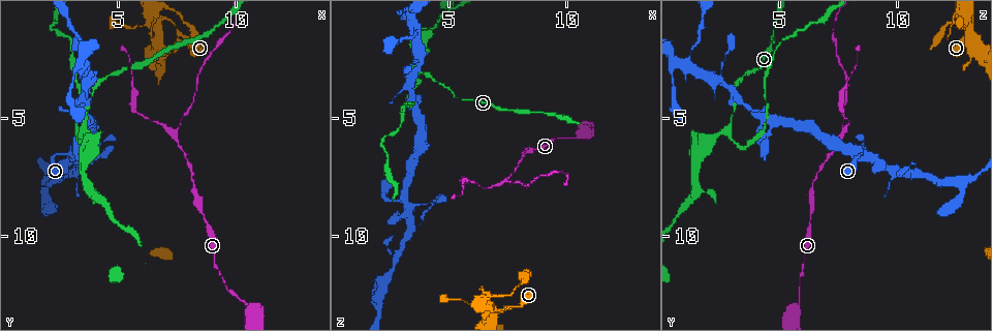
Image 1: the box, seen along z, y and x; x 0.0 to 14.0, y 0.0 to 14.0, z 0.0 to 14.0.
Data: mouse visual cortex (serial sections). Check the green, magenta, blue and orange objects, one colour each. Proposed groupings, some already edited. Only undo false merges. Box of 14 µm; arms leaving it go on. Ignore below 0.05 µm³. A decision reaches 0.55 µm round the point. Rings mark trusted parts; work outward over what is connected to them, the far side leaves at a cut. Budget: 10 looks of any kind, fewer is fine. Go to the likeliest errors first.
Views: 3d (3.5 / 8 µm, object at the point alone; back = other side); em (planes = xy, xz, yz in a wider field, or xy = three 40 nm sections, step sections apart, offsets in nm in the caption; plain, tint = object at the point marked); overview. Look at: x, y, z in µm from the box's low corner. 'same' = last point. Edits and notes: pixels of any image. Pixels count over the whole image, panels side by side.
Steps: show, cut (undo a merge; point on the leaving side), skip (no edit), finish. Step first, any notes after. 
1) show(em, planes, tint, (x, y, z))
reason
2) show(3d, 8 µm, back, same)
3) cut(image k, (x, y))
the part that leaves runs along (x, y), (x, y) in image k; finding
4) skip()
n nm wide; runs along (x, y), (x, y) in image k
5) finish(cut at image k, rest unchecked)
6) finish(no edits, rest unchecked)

show(3d, 3.5 µm, (7.4, 5.8, 7.5))
a fork

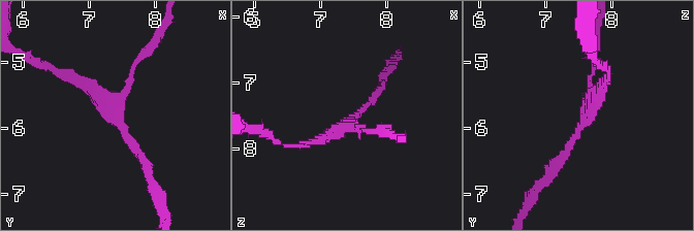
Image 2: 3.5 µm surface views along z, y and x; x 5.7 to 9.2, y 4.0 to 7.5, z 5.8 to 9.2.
show(em, xy, step 3, tint, (7.40, 5.75, 7.60))

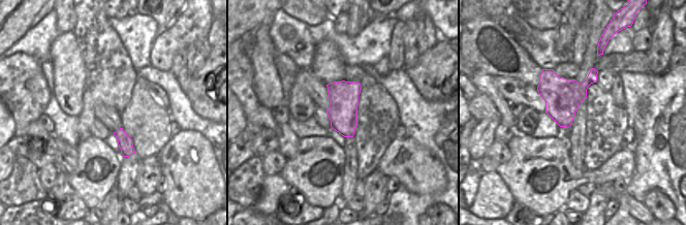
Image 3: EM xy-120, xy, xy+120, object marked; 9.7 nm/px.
skip()
runs along (145, 168), (117, 113), (65, 76) in image 2; one cell here

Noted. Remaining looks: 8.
show(3d, 3.5 µm, (3.5, 5.3, 2.9))
three arms meet

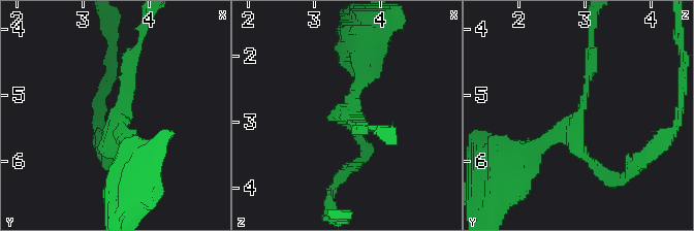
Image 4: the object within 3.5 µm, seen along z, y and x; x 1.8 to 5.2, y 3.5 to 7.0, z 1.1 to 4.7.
show(em, planes, tint, (3.55, 5.40, 2.85))
3 arms; arms of 150, 150, 250 nm; need the tissue

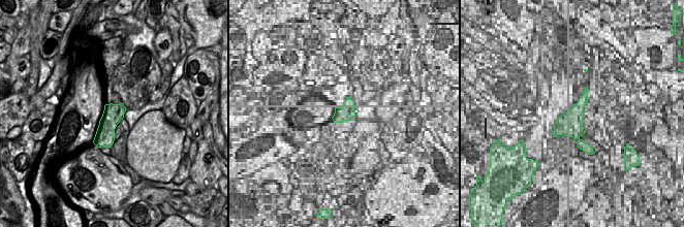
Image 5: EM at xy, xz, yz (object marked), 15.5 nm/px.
skip()
runs along (591, 55), (578, 119), (523, 154) in image 4; one cell here

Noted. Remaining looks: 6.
show(3d, 8 µm, (7.6, 1.6, 13.0))

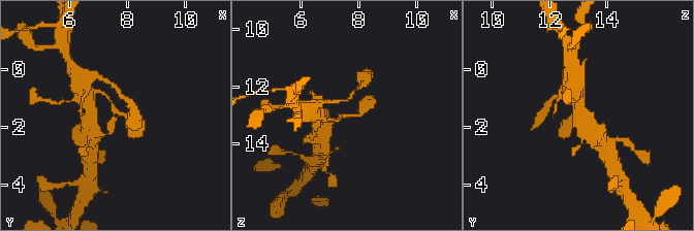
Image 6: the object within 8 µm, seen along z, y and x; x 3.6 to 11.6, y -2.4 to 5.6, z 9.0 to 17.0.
show(3d, 3.5 µm, (7.6, 1.6, 13.0))
zoom in

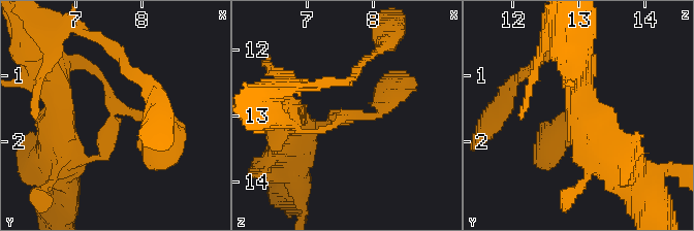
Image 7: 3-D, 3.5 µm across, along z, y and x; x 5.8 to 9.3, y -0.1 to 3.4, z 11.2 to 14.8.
show(em, xy, step 5, tint, (7.60, 1.65, 13.00))

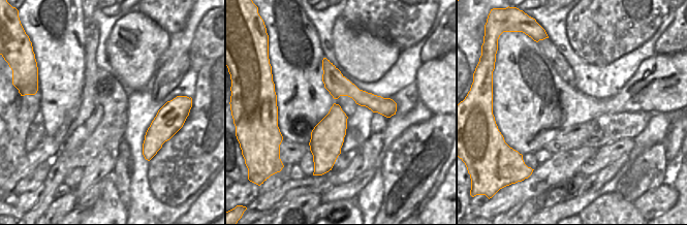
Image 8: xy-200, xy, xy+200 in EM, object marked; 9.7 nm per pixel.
skip()
runs along (154, 128), (116, 106), (103, 154), (74, 157) in image 7; all the same cell

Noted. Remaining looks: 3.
show(3d, 3.5 µm, (3.9, 8.0, 1.5))
branch point

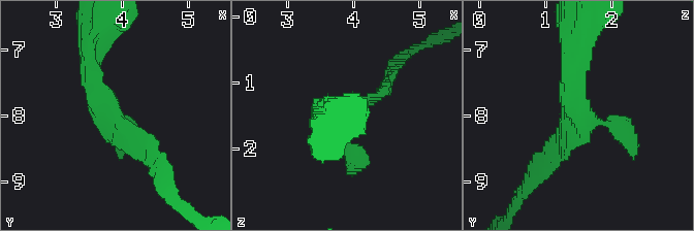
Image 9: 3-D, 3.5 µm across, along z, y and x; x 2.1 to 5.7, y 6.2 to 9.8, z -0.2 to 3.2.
show(em, xy, step 3, tint, (3.85, 8.00, 1.45))
now the EM

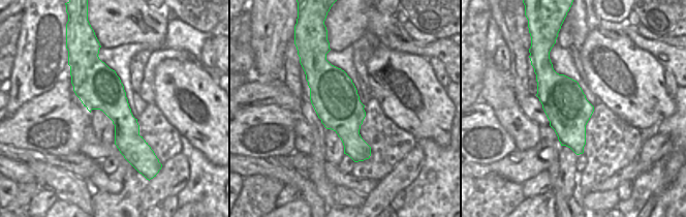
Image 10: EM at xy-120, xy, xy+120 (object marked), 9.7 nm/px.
show(em, planes, tint, same)

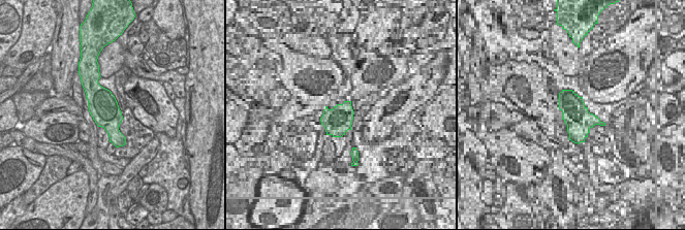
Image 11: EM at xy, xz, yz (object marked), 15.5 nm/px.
skip()
runs along (91, 55), (116, 130), (154, 159) in image 9; one cell here

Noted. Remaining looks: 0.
finish(no edits, rest unchecked)

